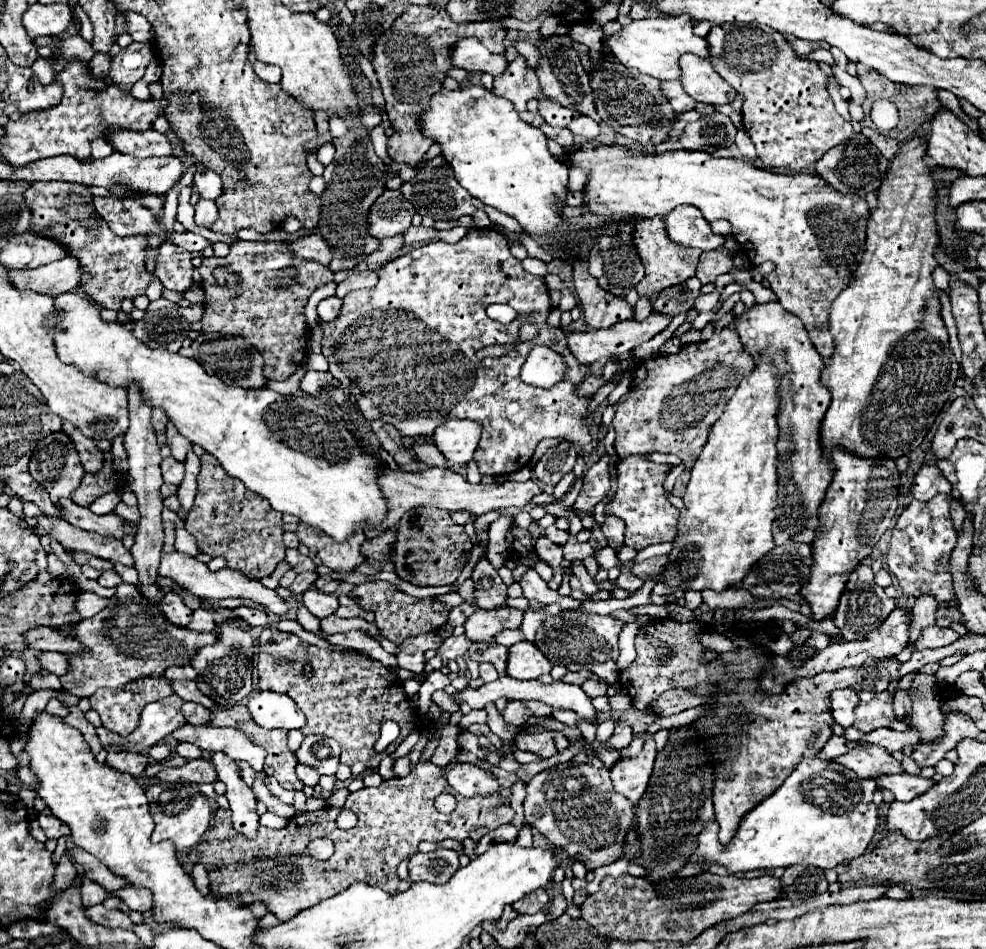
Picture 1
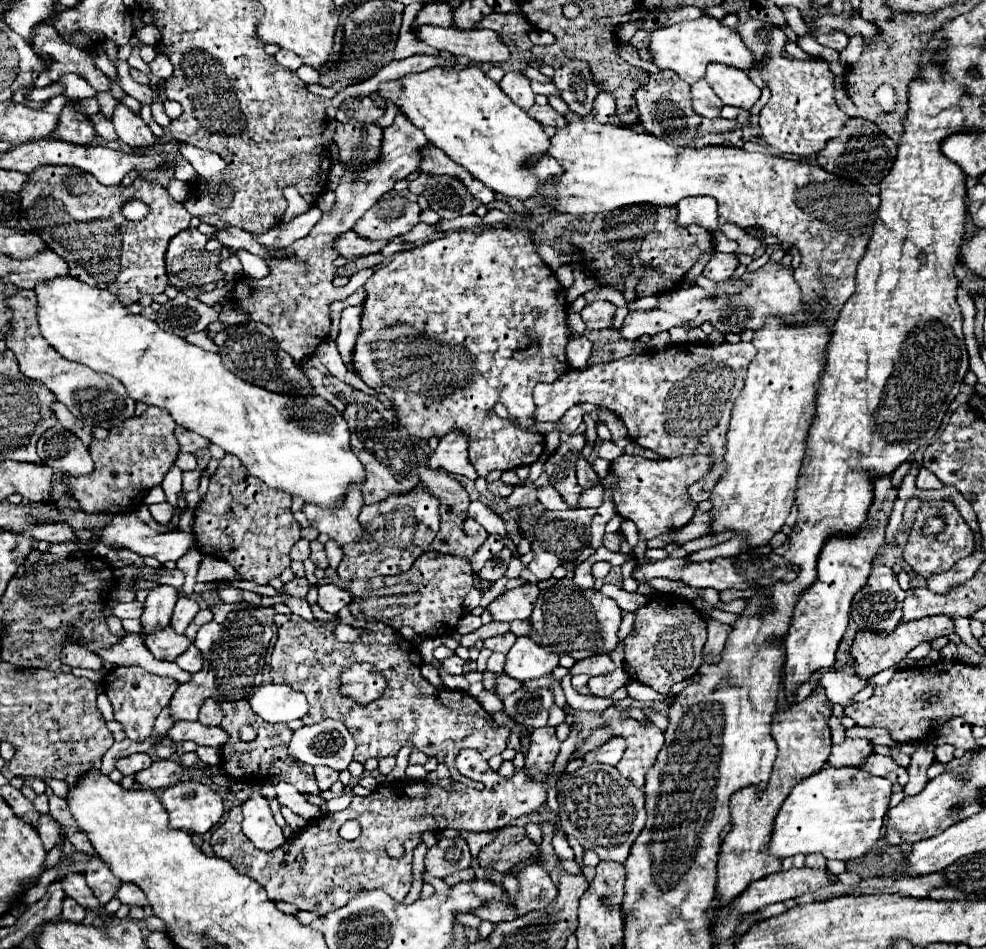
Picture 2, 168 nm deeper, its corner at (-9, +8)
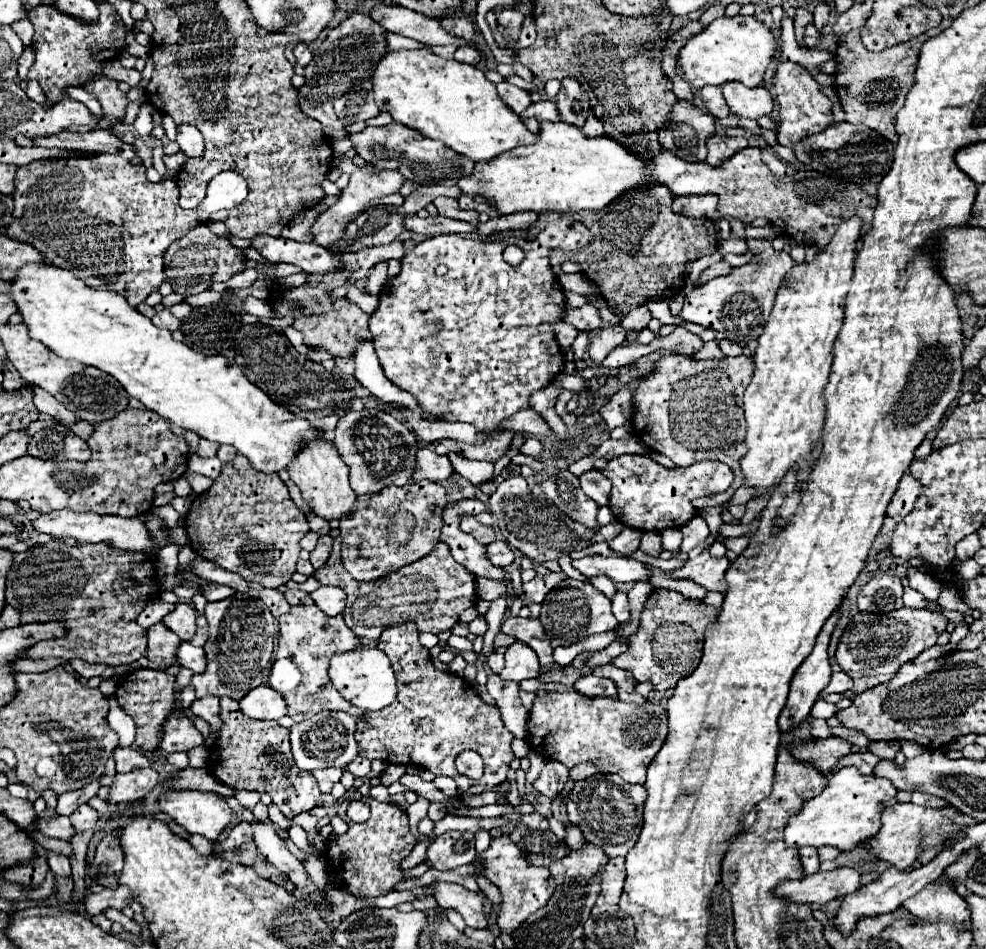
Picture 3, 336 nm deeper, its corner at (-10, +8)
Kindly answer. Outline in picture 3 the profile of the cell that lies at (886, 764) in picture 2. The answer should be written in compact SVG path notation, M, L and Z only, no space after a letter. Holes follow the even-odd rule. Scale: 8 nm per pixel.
M870 751L850 753L850 755L846 755L846 759L840 759L840 761L838 761L838 767L834 769L834 773L840 771L842 767L856 767L862 775L872 775L876 763L878 763L878 757L872 755Z

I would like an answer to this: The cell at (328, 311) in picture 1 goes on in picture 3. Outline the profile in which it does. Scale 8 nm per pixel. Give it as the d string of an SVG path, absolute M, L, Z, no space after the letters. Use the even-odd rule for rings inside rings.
M360 341L360 347L356 349L354 355L356 357L352 361L354 361L354 375L356 375L356 379L366 389L370 389L380 401L402 403L404 407L408 407L412 411L420 411L418 401L410 393L402 391L400 387L394 387L394 383L390 383L386 379L386 375L382 371L382 365L378 363L376 351L372 347L372 341Z

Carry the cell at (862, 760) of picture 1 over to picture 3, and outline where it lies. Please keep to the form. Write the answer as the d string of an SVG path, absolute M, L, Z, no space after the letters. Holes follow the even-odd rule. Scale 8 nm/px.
M838 737L828 739L814 739L814 743L802 743L802 747L794 747L794 757L804 763L814 763L818 771L830 773L830 769L836 765L836 761L844 755L848 755L852 745Z

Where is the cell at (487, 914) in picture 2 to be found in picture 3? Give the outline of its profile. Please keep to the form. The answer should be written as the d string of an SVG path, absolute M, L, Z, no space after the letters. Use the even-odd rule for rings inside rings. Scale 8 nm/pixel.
M434 881L432 887L434 887L432 897L436 899L438 907L456 909L464 917L466 925L472 929L488 927L487 921L484 919L484 907L482 907L484 897L480 893L472 893L462 885L442 883L442 881Z

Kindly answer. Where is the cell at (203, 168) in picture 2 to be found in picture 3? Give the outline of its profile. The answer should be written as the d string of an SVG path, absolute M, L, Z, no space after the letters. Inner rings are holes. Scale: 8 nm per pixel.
M178 125L176 143L188 157L200 157L204 153L204 139L202 133L192 125Z

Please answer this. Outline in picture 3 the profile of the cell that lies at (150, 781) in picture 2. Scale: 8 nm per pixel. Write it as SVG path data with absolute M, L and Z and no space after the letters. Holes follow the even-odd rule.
M138 769L126 775L116 775L108 791L108 803L126 803L144 799L160 781L160 775L152 769Z

